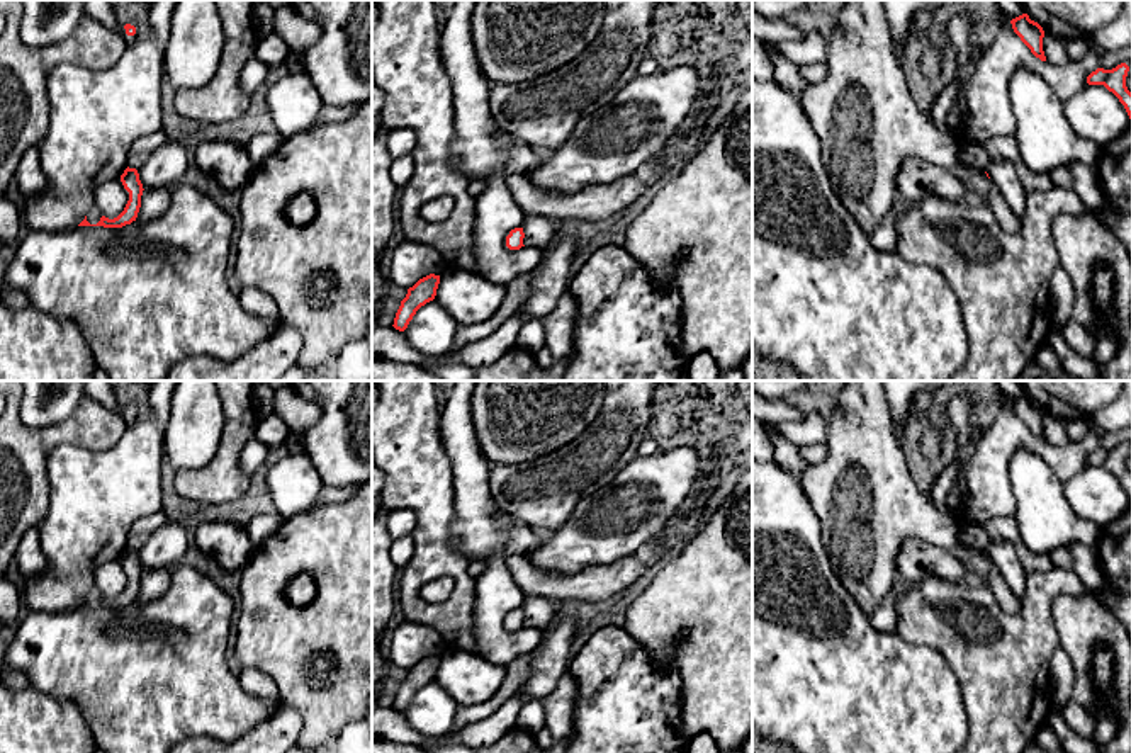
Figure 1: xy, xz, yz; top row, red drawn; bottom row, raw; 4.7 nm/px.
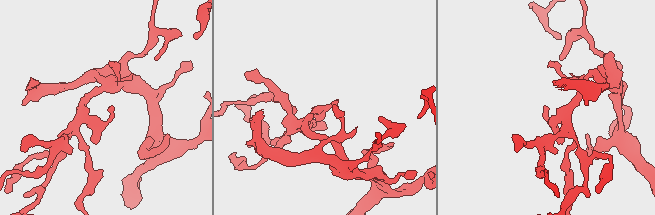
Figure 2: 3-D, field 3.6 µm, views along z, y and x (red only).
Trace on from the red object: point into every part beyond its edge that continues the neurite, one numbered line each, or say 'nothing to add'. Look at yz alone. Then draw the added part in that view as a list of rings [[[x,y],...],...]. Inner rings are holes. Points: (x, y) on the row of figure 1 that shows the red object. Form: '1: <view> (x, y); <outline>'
nothing to add

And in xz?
nothing to add

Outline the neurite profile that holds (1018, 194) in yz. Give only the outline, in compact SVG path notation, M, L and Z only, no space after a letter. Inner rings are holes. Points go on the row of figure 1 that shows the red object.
M988 160L985 172L1000 190L1014 214L1021 218L1026 211L1027 190L1019 182L1016 168L1005 160Z

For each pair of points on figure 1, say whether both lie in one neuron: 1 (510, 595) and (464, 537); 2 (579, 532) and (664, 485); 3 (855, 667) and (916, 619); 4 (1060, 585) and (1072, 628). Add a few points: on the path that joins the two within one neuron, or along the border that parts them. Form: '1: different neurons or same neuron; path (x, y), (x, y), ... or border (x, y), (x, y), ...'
1: same neuron; path (496, 580), (495, 563), (479, 548)
2: same neuron; path (600, 531), (632, 512), (644, 500)
3: different neurons; border (894, 633), (905, 641), (926, 643), (934, 650)
4: different neurons; border (1102, 602), (1058, 595), (1057, 634)

